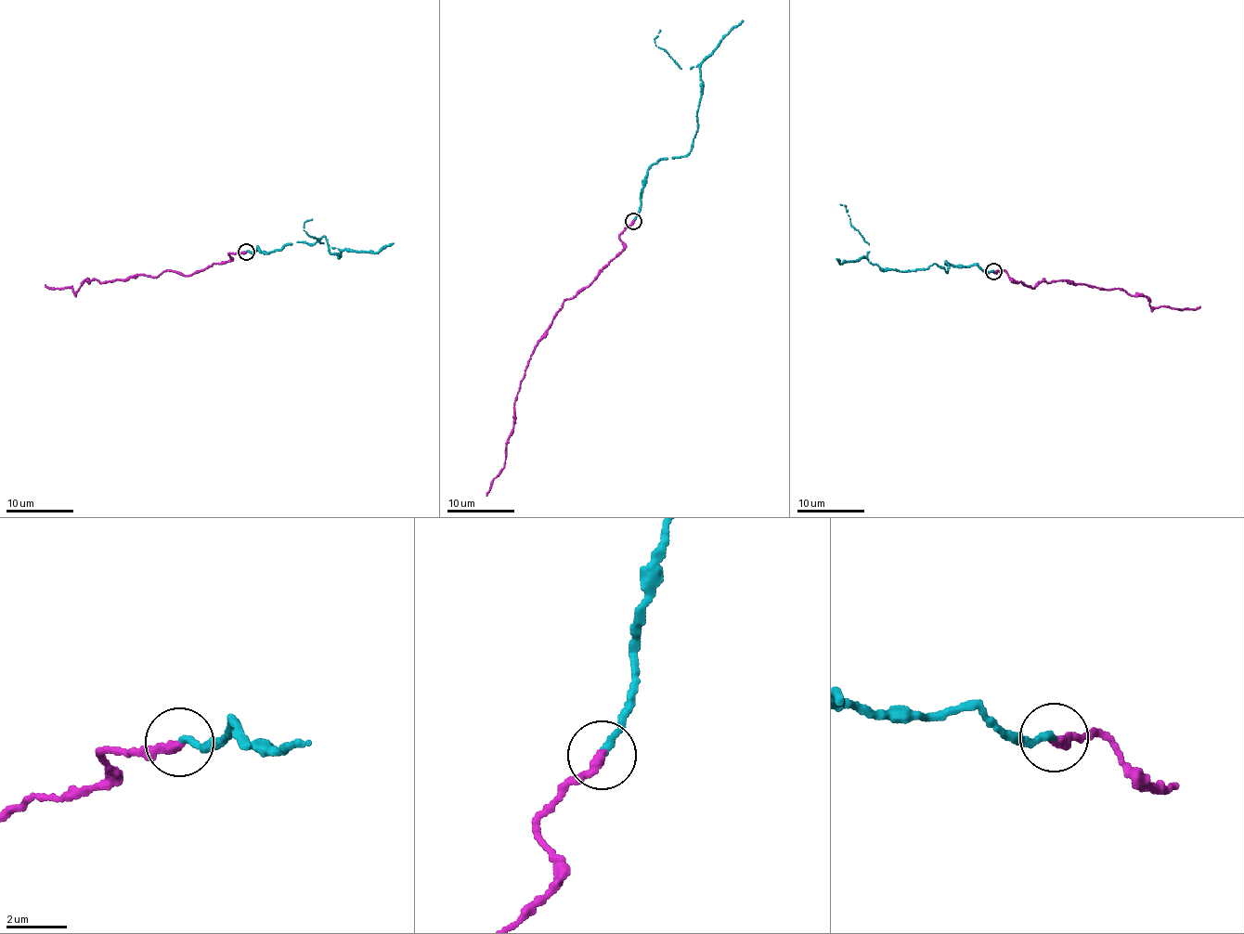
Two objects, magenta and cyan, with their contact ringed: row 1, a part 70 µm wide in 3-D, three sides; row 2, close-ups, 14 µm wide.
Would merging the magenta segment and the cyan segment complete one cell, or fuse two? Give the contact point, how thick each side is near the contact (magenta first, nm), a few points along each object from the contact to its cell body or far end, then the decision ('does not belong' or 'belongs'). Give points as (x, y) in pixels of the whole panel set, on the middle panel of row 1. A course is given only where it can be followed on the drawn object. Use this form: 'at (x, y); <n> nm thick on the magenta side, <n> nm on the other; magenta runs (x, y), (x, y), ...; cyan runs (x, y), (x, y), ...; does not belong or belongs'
at (633, 221); 320 nm thick on the magenta side, 240 nm on the other; magenta runs (634, 221), (620, 236), (620, 253), (589, 286), (565, 300), (537, 343), (514, 402), (506, 456), (487, 496); cyan runs (634, 221), (646, 172), (661, 159), (686, 156), (698, 130), (698, 67), (680, 68), (655, 45), (660, 29); belongs

